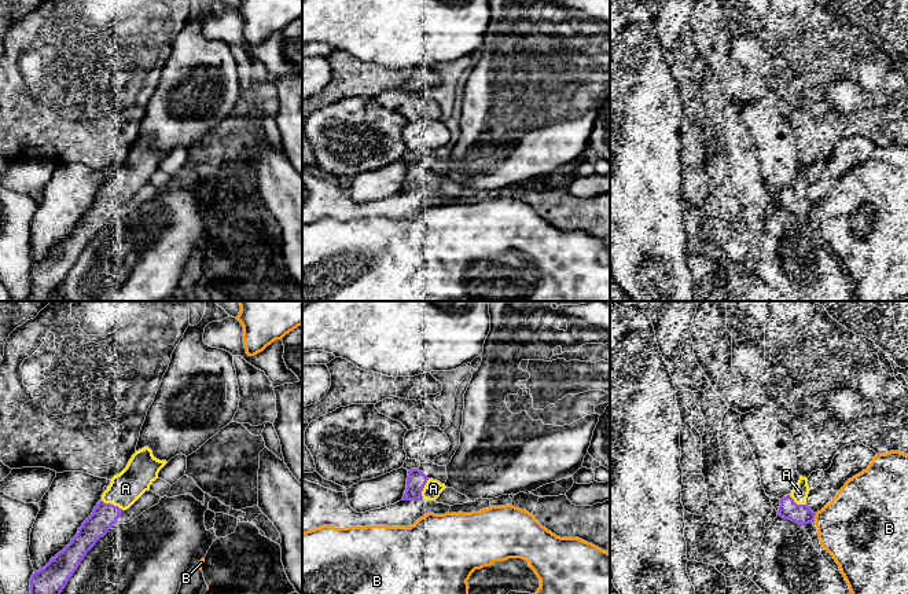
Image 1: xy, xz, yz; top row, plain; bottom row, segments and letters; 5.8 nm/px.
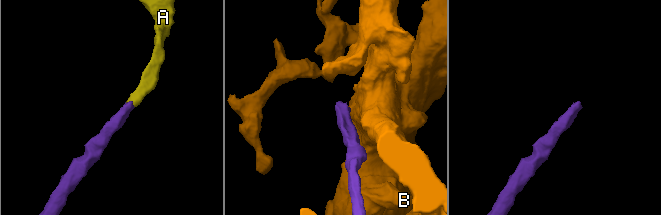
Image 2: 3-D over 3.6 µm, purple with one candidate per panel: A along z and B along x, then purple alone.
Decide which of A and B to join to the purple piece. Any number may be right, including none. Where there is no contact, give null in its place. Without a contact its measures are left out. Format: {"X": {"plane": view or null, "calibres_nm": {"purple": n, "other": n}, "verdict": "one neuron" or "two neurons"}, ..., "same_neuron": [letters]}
{"A": {"plane": "xy", "calibres_nm": {"purple": 150, "other": 190}, "verdict": "one neuron"}, "B": {"plane": "yz", "calibres_nm": {"purple": 120, "other": 420}, "verdict": "two neurons"}, "same_neuron": ["A"]}

